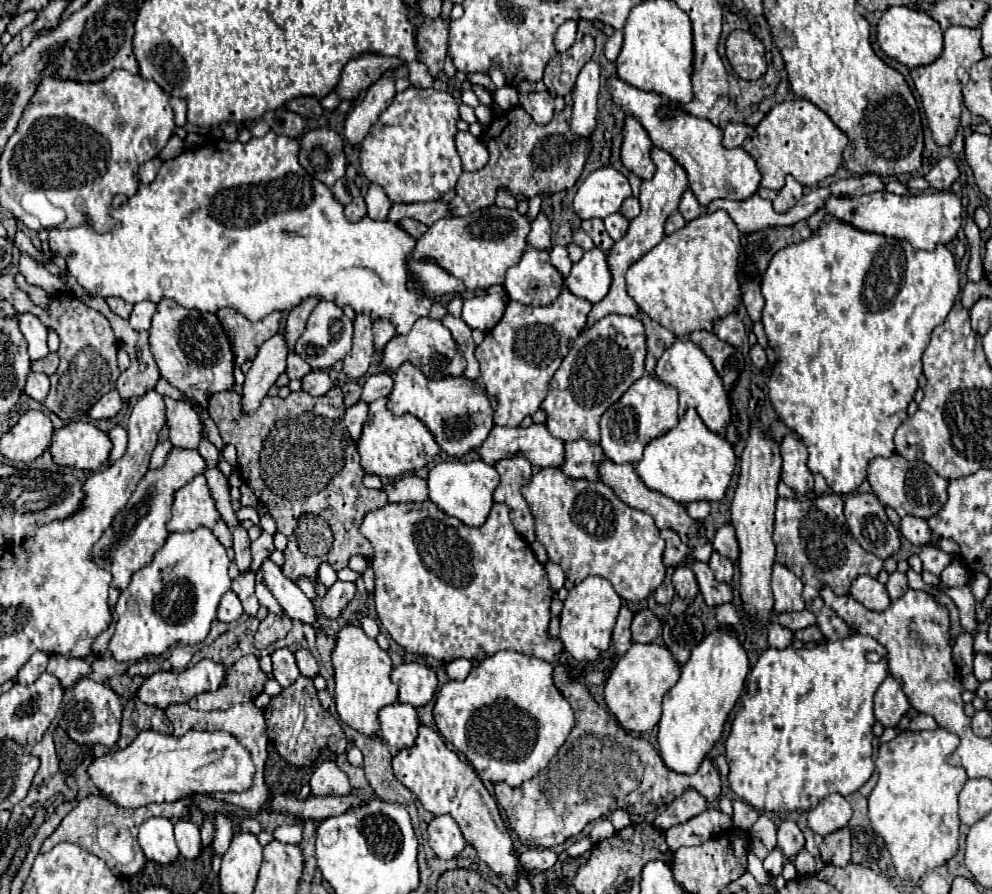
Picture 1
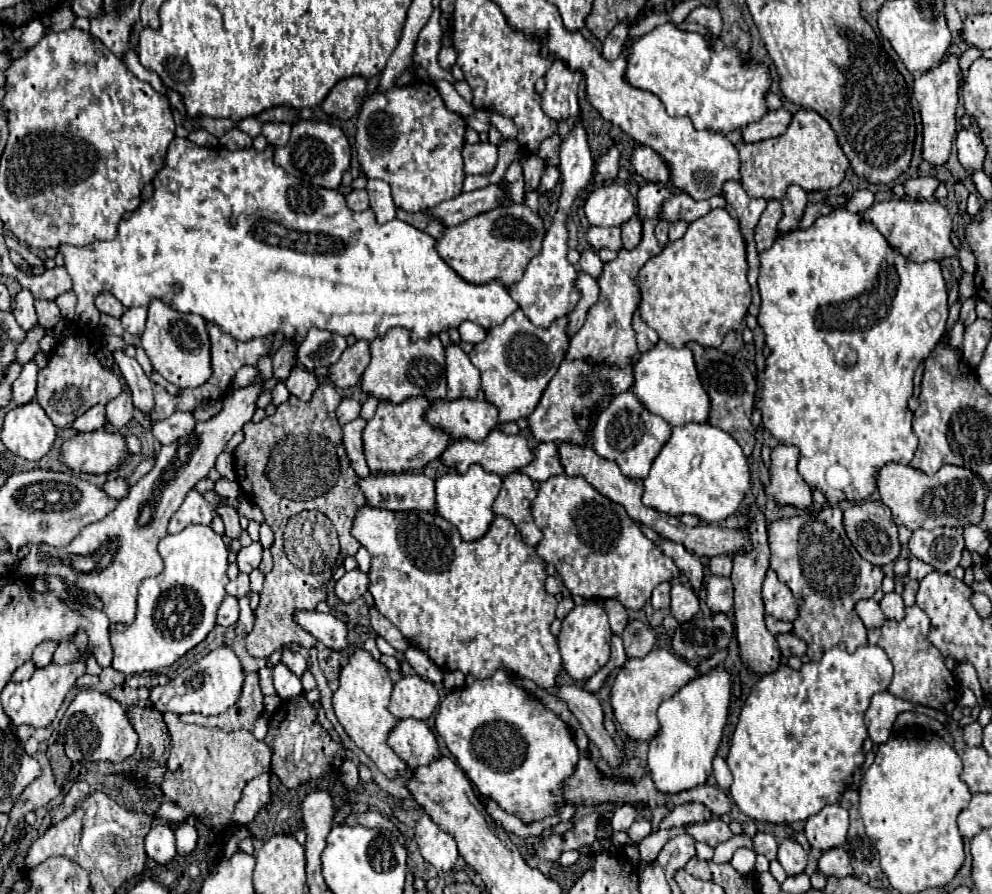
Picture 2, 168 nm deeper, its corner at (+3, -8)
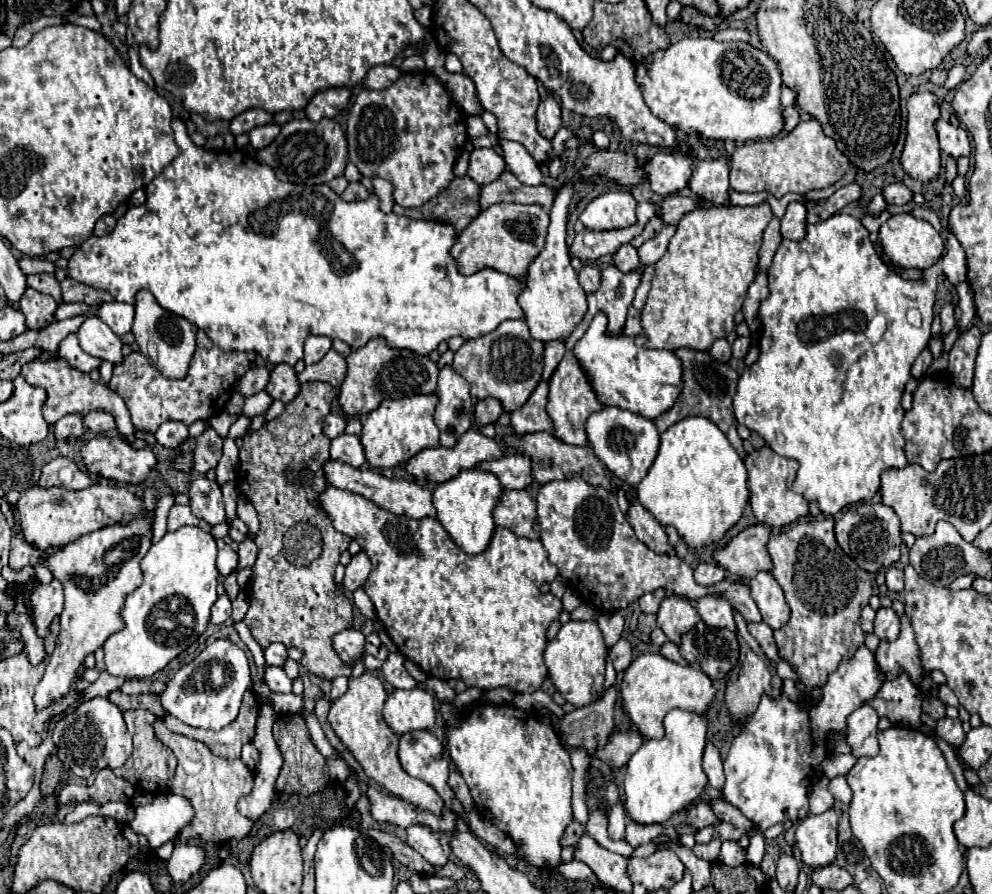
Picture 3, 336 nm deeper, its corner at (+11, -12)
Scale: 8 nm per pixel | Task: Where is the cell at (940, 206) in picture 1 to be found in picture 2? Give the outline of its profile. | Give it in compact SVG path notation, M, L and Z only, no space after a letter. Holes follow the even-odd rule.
M890 199L882 203L874 203L860 215L864 223L872 223L884 239L890 243L890 247L898 249L904 257L912 259L914 263L924 261L942 261L946 257L956 257L965 272L976 272L976 258L971 250L956 249L950 241L952 233L952 217L948 209L938 201L910 201L910 199Z

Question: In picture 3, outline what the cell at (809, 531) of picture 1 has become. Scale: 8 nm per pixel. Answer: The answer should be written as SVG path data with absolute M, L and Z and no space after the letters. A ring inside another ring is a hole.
M816 517L812 521L800 521L786 529L780 529L772 535L768 543L768 553L772 557L772 577L782 587L786 601L792 609L792 615L786 625L774 631L776 647L780 657L792 665L804 685L824 685L828 675L838 669L842 659L850 659L860 645L864 645L864 633L858 625L862 607L868 605L872 597L872 581L870 575L860 569L836 543L834 537L834 521L830 517Z

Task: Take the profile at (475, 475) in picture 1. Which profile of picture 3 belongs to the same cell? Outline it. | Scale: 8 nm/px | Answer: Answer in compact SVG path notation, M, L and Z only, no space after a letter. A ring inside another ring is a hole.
M464 469L456 477L440 483L434 491L434 507L438 511L438 521L444 525L444 529L450 533L450 537L456 541L458 547L462 547L466 553L484 553L490 545L490 539L494 535L494 519L492 511L496 503L500 503L502 497L502 483L492 475L490 471L482 469Z

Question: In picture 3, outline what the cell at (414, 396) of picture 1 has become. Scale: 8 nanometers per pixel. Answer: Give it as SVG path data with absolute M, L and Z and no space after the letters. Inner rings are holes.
M482 399L476 403L476 411L474 411L474 425L488 425L488 423L494 423L500 413L502 413L502 403L498 399Z

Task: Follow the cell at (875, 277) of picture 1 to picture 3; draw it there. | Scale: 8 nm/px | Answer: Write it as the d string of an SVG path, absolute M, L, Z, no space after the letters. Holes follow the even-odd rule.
M836 213L832 217L828 217L826 221L820 221L816 225L808 225L806 229L806 237L802 241L788 241L788 239L782 239L776 255L774 255L774 261L772 261L772 267L768 269L768 287L770 287L770 297L764 299L760 303L760 319L762 319L762 339L760 339L760 357L756 363L744 367L740 379L738 379L738 389L736 389L736 395L732 399L732 411L734 411L734 417L738 423L746 425L750 431L756 431L764 441L766 445L776 451L778 455L784 455L784 457L792 457L800 463L800 469L798 469L798 475L796 475L796 493L800 493L806 501L812 501L820 507L820 511L824 515L834 515L838 513L842 507L846 505L852 505L856 501L870 501L878 487L880 487L880 475L882 471L886 469L902 469L908 465L906 461L906 455L904 455L904 437L900 433L900 423L902 423L902 417L904 417L904 409L900 405L900 399L904 393L908 379L910 379L910 369L916 361L916 357L922 353L922 349L928 345L930 341L930 325L932 325L932 305L934 305L934 295L936 295L936 279L938 275L942 273L942 267L940 265L934 265L930 269L924 271L924 279L920 281L904 281L902 277L894 275L884 263L882 259L878 257L870 237L868 237L868 231L862 227L862 223L846 213ZM908 307L916 307L922 315L922 321L924 325L922 327L914 327L906 321L906 309ZM876 313L882 313L886 315L886 333L884 337L872 345L864 331L866 331L866 325L870 319L874 319ZM832 357L838 357L838 365L832 363Z

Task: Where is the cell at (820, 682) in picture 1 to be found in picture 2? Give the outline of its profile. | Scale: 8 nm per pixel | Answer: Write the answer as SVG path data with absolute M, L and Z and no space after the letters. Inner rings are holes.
M840 643L832 649L828 649L820 661L810 661L810 663L804 663L800 671L792 669L790 665L784 665L780 663L772 673L766 673L762 675L756 685L750 689L750 695L740 711L740 717L738 717L738 725L734 729L734 735L732 735L732 743L730 743L730 751L728 751L728 757L726 757L726 763L734 775L734 783L730 787L730 797L734 799L734 803L740 807L740 811L744 815L748 815L750 819L754 821L762 821L762 823L794 823L794 821L804 821L812 815L816 815L820 809L824 809L824 805L832 805L832 803L838 803L838 799L842 797L842 793L852 785L852 779L854 779L854 773L862 767L864 763L864 749L862 749L862 743L864 739L868 737L868 729L864 725L864 713L868 711L870 707L870 699L876 691L886 691L888 685L892 681L892 663L890 659L886 657L886 653L880 649L880 647L872 647L872 645L864 645L864 647L858 647L854 653L848 653L846 647Z

